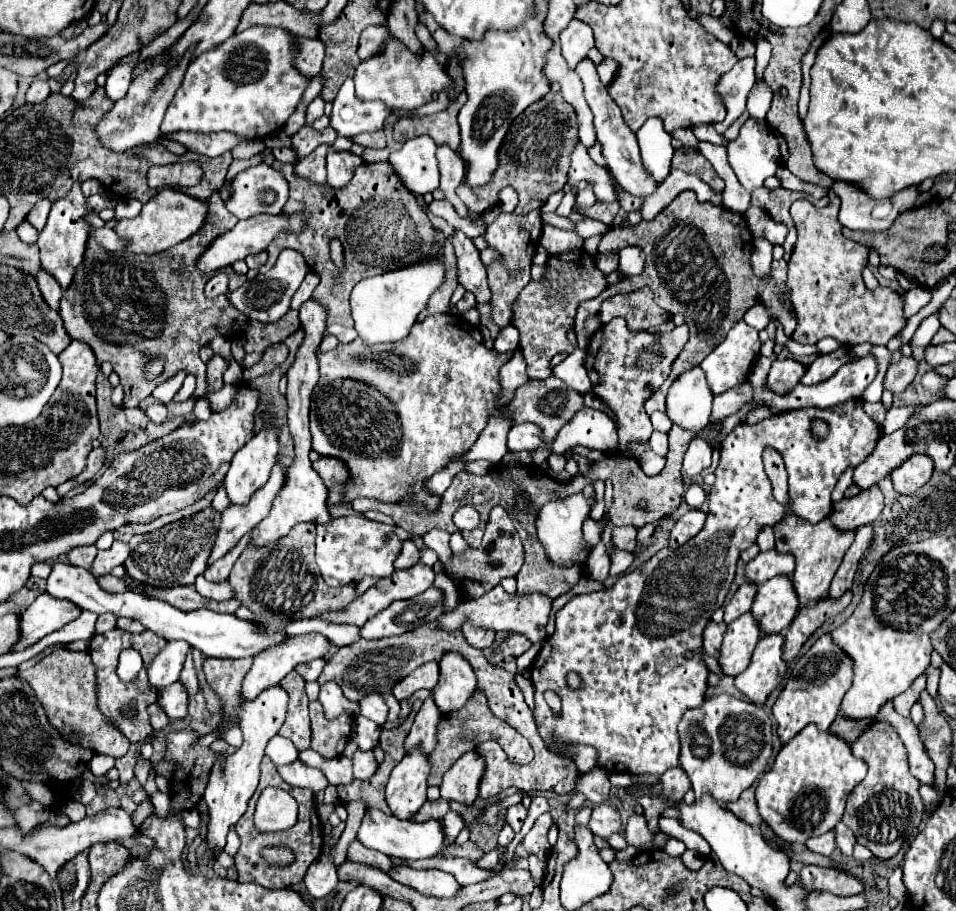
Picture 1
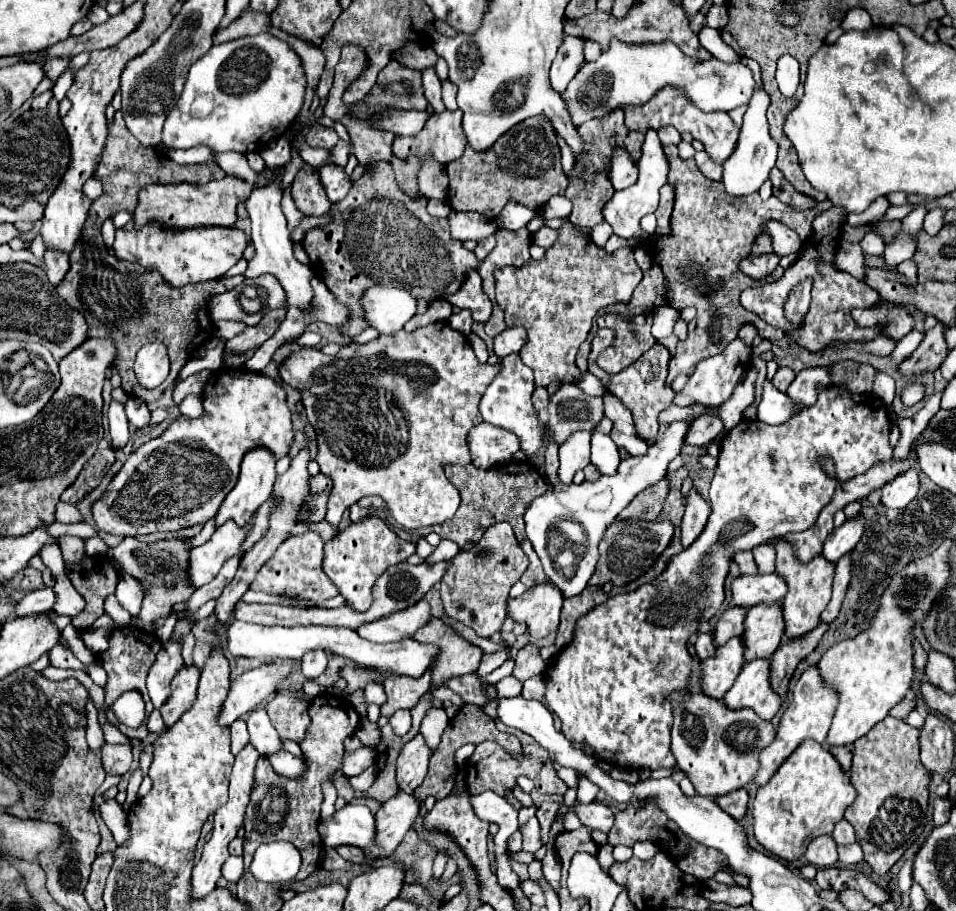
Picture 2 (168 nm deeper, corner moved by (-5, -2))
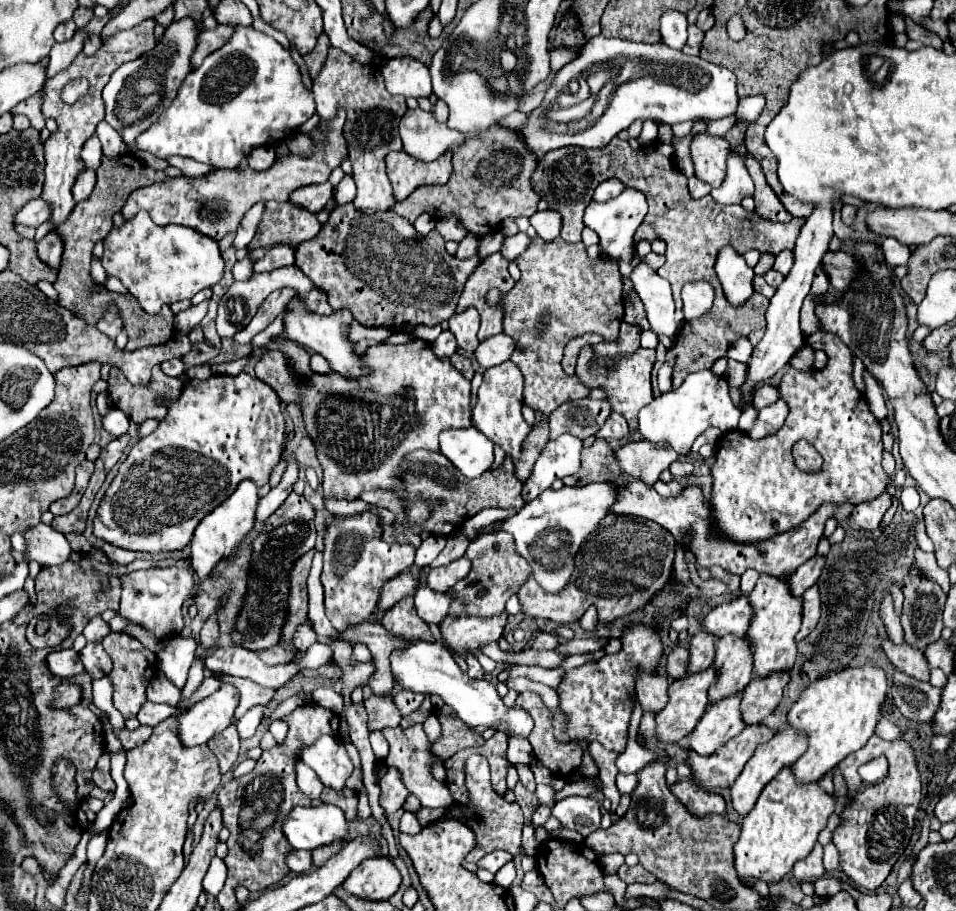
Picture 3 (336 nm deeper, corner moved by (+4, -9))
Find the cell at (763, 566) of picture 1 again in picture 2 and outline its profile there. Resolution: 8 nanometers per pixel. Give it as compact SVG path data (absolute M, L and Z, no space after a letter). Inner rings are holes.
M775 573L741 575L733 581L731 589L733 589L733 599L729 601L729 605L739 605L739 607L773 603L783 599L783 595L787 593L787 585Z

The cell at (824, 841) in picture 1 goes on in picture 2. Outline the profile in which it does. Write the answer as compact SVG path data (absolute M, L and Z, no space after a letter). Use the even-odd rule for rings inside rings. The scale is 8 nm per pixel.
M821 835L811 841L805 853L807 863L811 863L817 869L823 867L833 867L837 863L837 845L831 835Z

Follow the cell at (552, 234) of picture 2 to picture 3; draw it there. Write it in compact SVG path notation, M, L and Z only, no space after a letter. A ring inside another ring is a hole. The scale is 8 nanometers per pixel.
M518 232L516 236L510 236L510 238L504 240L504 244L502 244L502 248L500 248L500 254L502 254L508 262L512 262L516 256L520 256L520 254L526 250L528 242L530 242L530 238L528 238L524 232Z

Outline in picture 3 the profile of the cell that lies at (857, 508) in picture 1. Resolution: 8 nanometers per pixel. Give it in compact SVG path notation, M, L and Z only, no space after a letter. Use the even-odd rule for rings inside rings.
M812 556L808 562L804 562L802 566L798 566L798 570L794 572L794 576L788 578L790 594L802 596L810 586L816 584L816 580L822 574L822 568L824 568L824 558L820 558L820 556Z

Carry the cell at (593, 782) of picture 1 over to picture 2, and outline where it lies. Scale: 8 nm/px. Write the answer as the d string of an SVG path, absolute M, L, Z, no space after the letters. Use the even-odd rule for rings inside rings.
M555 765L555 769L557 769L557 775L559 775L571 789L577 789L577 785L579 785L579 775L577 775L573 769L565 769L565 767L559 767L559 765Z

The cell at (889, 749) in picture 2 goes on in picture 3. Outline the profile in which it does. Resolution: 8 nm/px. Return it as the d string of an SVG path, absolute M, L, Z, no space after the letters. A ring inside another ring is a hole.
M872 736L864 748L842 760L838 768L842 770L850 792L854 792L854 798L850 806L844 808L842 824L834 830L832 842L840 852L840 870L858 888L872 892L886 880L892 866L908 846L914 830L914 814L920 804L920 774L914 762L914 752L904 740L886 742L878 736ZM878 756L888 758L890 770L882 782L874 786L864 786L858 776L858 766Z

